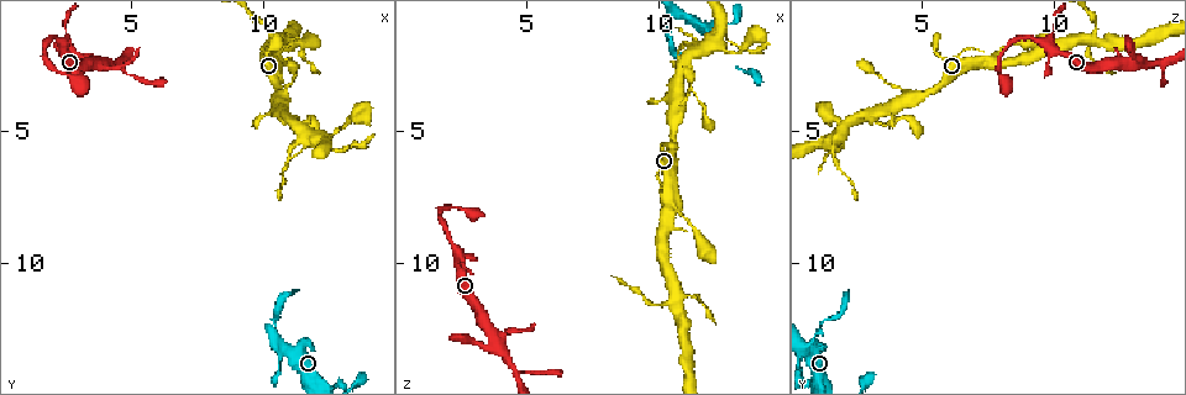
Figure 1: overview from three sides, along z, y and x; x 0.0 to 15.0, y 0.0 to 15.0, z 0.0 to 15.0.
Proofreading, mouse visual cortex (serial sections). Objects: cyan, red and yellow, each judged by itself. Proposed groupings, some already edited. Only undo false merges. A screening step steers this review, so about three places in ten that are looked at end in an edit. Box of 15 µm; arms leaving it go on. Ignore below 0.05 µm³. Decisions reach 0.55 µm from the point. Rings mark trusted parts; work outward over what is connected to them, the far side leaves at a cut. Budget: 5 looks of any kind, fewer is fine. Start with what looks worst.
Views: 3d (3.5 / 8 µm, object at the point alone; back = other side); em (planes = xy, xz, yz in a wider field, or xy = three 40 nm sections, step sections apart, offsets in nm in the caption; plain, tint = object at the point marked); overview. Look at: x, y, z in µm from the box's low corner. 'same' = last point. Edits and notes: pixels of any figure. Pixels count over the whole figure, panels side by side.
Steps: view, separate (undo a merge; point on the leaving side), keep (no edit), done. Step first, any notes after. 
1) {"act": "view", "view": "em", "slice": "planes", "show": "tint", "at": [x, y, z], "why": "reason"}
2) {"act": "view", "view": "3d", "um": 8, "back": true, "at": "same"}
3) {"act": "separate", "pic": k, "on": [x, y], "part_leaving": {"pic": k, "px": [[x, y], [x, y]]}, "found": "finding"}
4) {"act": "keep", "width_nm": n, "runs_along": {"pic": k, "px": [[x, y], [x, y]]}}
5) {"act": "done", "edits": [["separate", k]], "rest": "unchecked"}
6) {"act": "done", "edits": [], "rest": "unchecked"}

{"act": "view", "view": "3d", "um": 3.5, "at": [10.4, 12.7, 1.0], "why": "a narrow waist"}

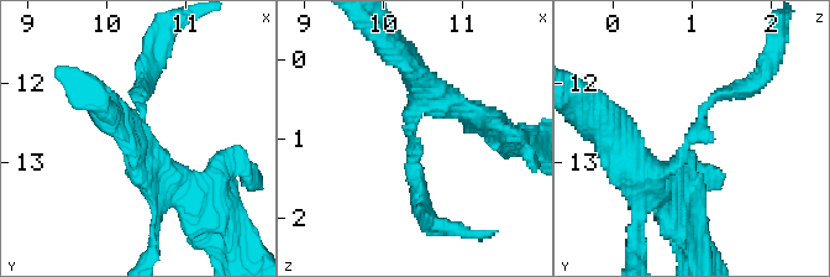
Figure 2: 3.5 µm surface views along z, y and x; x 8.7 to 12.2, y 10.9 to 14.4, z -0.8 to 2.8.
{"act": "view", "view": "em", "slice": "planes", "show": "tint", "at": [10.35, 12.70, 1.00], "arm_widths_nm": [150, 400], "why": "need the tissue"}

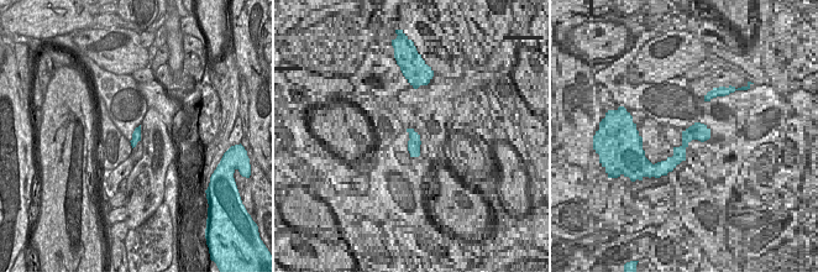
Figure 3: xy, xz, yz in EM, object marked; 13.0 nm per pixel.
{"act": "keep", "runs_along": {"pic": 2, "px": [[658, 183], [715, 95], [744, 88]]}, "found": "all the same cell"}

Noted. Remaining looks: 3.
{"act": "view", "view": "em", "slice": "xy", "step": 1, "show": "tint", "at": [2.3, 1.9, 10.0]}

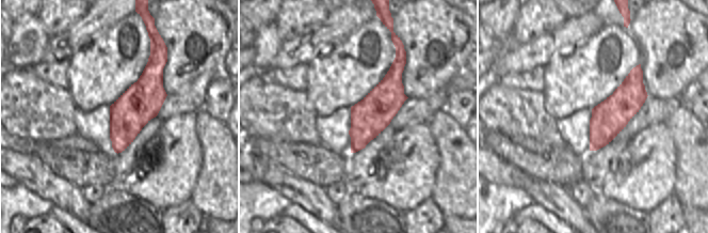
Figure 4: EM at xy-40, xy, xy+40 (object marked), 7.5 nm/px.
{"act": "view", "view": "3d", "um": 3.5, "at": "same"}

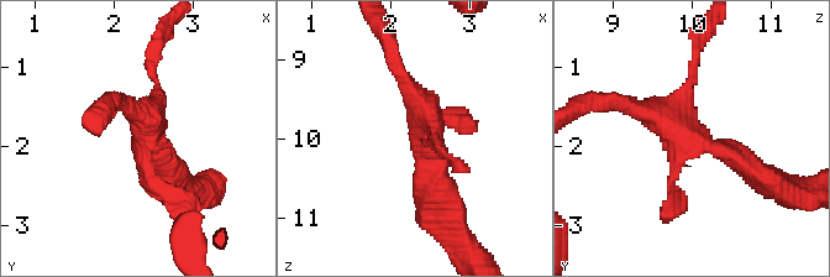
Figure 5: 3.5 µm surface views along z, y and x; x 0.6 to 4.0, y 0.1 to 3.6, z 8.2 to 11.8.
{"act": "keep", "found": "one cell here"}

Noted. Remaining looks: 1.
{"act": "done", "edits": [], "rest": "unchecked"}

